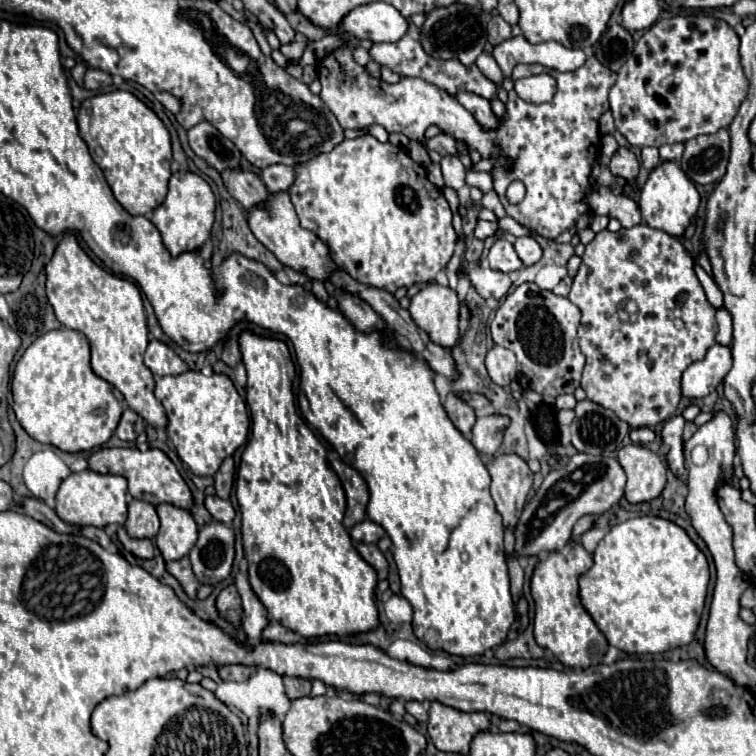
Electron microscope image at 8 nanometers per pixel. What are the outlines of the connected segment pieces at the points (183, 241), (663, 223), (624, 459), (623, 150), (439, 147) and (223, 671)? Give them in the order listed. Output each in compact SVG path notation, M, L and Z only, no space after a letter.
M176 171L172 173L168 181L168 195L160 207L152 213L152 223L158 227L162 233L162 241L166 249L176 257L184 251L194 251L200 249L212 231L214 223L214 209L216 209L216 199L210 189L210 185L196 173L192 171Z
M672 161L660 163L644 183L640 191L640 201L638 207L642 211L642 219L646 225L660 229L672 237L682 237L686 227L690 225L690 219L698 211L700 205L700 195L694 187L694 183L686 177L686 173Z
M632 443L618 451L618 463L628 477L626 499L630 503L650 501L662 493L666 485L666 465L654 451Z
M618 147L618 151L612 155L610 171L614 175L624 177L626 181L634 181L638 177L638 169L640 169L640 163L636 155L628 147Z
M440 133L436 137L426 139L424 145L430 151L438 151L440 155L456 155L456 151L458 151L458 141L446 133Z
M224 665L218 667L218 675L220 679L228 679L228 681L246 681L250 675L248 665Z

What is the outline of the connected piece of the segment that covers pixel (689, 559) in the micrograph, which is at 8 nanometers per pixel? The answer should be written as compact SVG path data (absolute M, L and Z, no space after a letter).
M636 517L614 525L594 551L594 565L580 577L580 599L612 647L626 653L666 653L694 639L706 601L710 571L706 555L688 533L662 517Z

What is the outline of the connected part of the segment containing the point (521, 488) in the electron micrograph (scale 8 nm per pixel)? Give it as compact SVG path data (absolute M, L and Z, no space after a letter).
M494 455L488 463L488 473L492 477L492 497L496 501L496 509L504 519L504 525L516 527L518 517L524 509L526 495L532 487L532 471L528 463L518 455Z

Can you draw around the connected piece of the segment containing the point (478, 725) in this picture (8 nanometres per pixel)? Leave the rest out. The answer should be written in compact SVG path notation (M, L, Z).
M432 701L428 715L428 735L440 751L468 755L472 737L490 729L490 721L482 711L464 713Z

